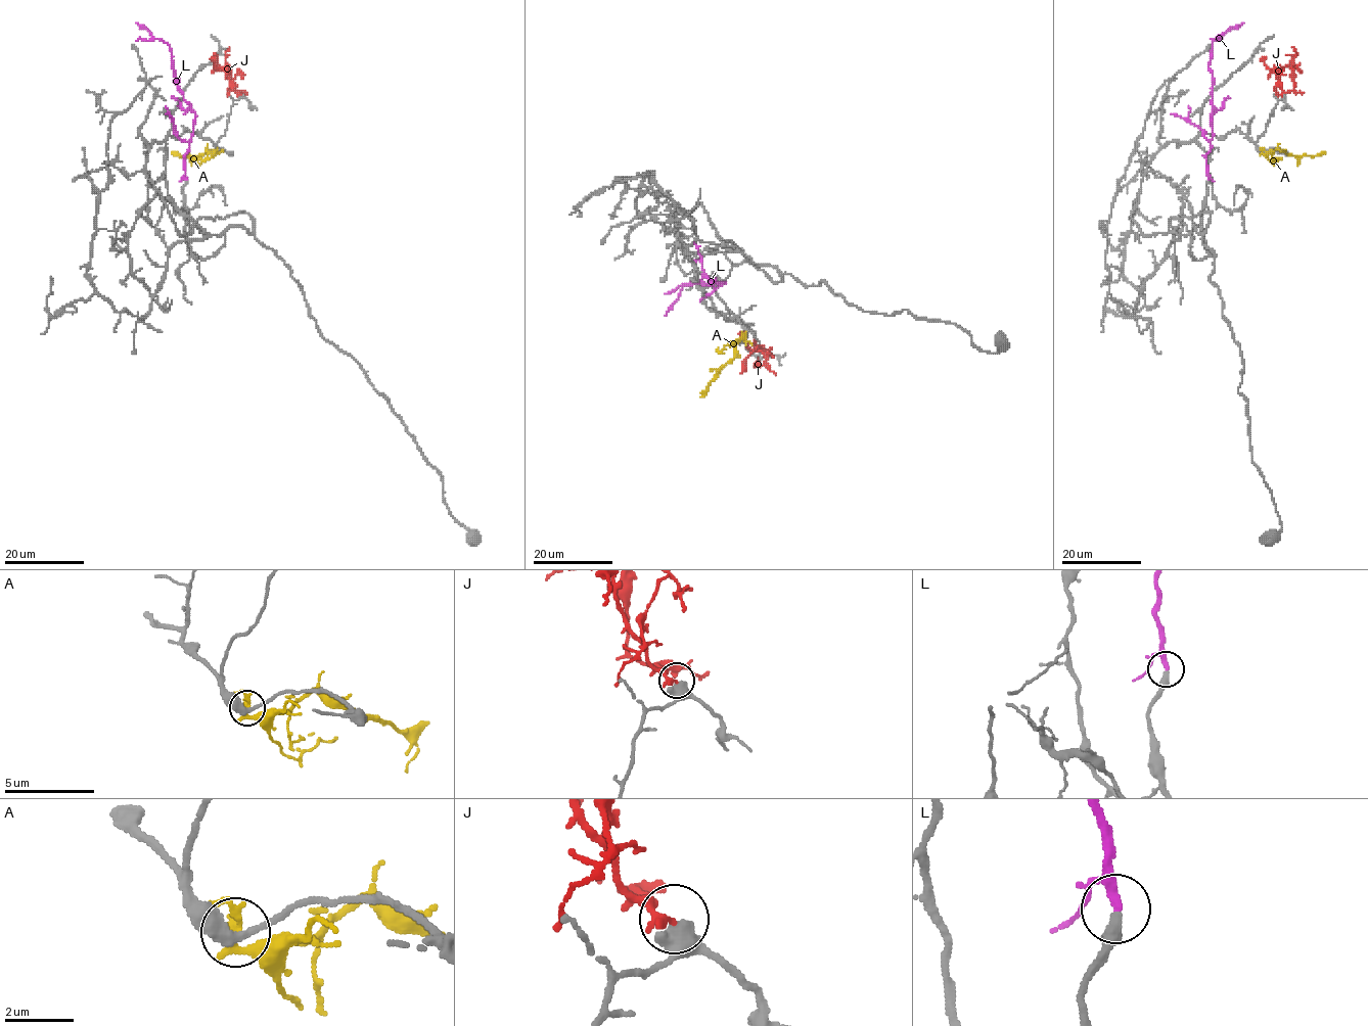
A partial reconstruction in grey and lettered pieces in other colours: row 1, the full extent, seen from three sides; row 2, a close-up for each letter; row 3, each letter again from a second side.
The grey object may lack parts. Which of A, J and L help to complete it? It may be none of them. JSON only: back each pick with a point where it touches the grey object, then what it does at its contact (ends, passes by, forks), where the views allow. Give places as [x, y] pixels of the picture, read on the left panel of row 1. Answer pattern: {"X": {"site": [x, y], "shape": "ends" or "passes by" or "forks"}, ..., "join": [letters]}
{"L": {"site": [186, 180], "shape": "passes by"}, "join": ["L"]}

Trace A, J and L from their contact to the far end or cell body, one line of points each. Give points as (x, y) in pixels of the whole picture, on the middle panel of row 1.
A: (744, 333), (734, 345), (731, 360), (699, 397)
J: (769, 354), (763, 363), (753, 367), (758, 363)
L: (715, 279), (720, 284), (707, 284), (701, 280), (684, 285), (665, 315)

